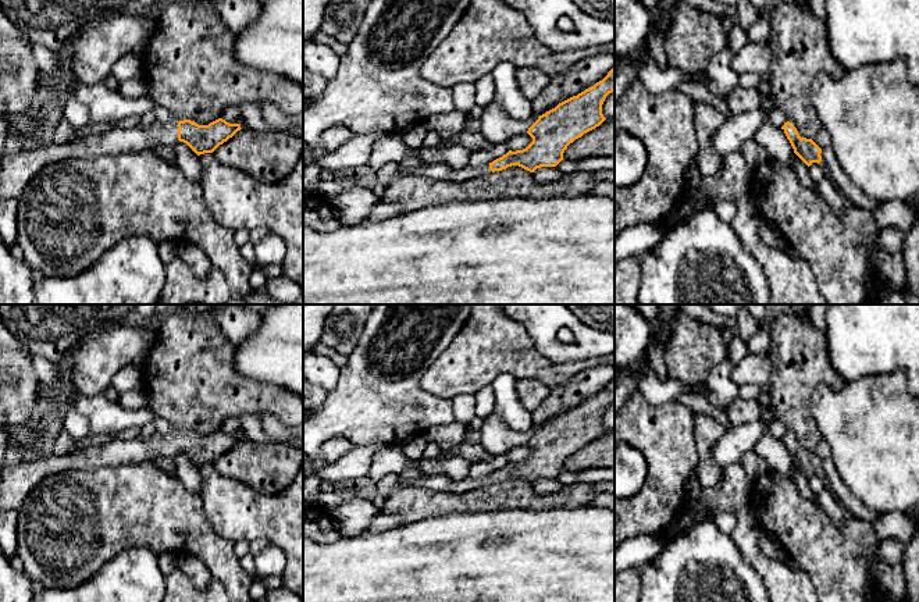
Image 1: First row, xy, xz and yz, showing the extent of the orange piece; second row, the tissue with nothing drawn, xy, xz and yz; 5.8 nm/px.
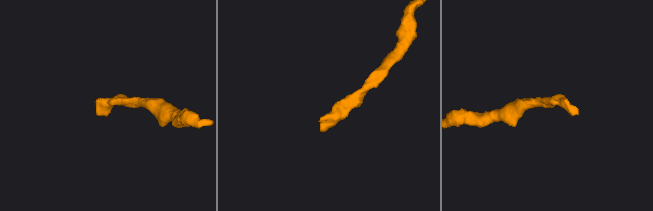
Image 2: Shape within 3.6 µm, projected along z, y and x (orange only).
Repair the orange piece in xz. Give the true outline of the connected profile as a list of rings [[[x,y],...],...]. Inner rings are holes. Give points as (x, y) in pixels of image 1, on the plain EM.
[[[615,380],[594,398],[539,427],[527,442],[532,453],[526,460],[509,462],[488,477],[478,480],[478,487],[502,482],[512,477],[519,477],[530,484],[541,478],[556,478],[570,455],[606,431],[602,425],[602,416],[613,402]]]

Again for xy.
[[[177,430],[167,437],[156,437],[149,441],[140,438],[115,439],[64,455],[26,453],[17,463],[4,463],[0,467],[0,512],[18,509],[42,480],[60,471],[96,470],[142,462],[153,463],[158,456],[175,459],[178,453],[186,455],[200,467],[213,464],[241,441],[239,435],[229,435],[222,430],[209,437]]]

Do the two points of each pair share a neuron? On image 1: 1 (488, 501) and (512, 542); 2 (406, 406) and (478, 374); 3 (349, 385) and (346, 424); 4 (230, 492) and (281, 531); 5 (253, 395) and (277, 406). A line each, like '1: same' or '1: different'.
1: different
2: different
3: same
4: same
5: same

